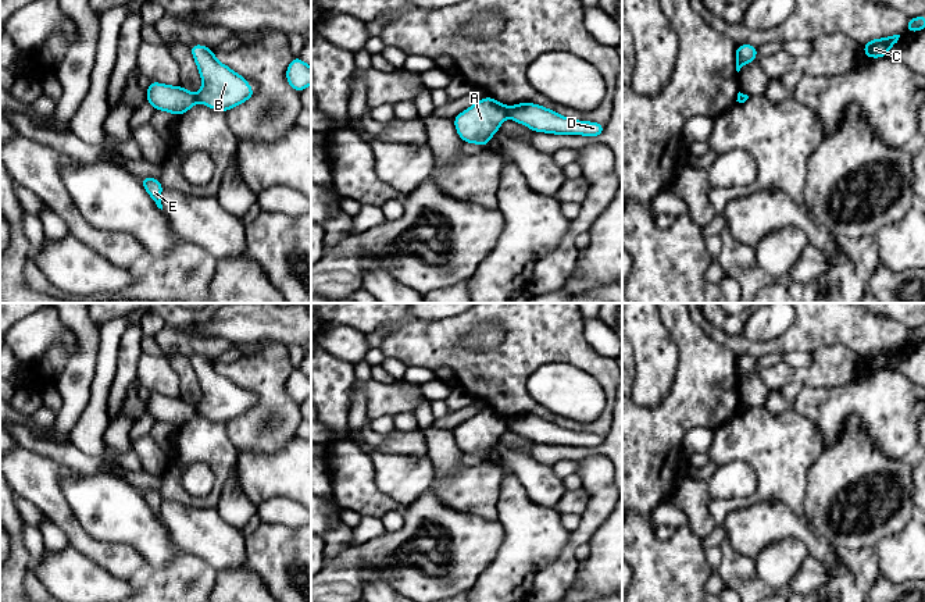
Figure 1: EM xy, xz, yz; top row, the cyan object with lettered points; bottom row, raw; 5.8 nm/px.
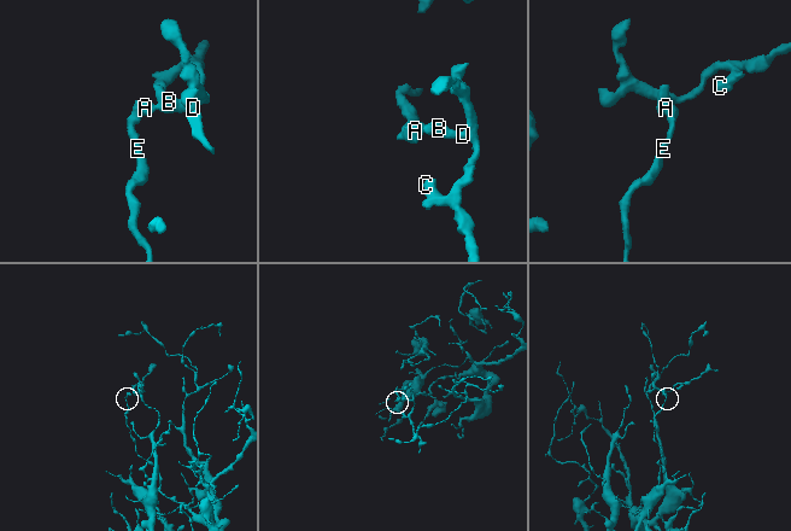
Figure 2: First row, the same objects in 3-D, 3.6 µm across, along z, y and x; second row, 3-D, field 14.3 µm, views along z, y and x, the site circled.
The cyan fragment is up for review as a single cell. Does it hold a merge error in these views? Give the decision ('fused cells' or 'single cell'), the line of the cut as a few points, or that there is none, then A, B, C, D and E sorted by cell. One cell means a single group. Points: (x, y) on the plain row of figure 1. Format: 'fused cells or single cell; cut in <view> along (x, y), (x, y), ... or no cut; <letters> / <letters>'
fused cells; cut in xz along (507, 419), (509, 427); A E / B C D

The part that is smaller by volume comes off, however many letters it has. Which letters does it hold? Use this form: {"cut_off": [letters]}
{"cut_off": ["B", "C", "D"]}

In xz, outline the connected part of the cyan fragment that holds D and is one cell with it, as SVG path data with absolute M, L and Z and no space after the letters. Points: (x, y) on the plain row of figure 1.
M519 414L508 418L508 428L533 444L547 444L557 446L585 446L596 449L606 437L589 432L575 432L560 427L550 420L533 414Z

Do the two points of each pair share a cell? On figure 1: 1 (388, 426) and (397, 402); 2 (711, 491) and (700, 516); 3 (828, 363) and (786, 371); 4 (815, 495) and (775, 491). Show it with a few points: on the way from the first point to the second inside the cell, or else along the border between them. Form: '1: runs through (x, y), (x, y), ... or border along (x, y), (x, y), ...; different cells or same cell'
1: border along (392, 416), (379, 416), (371, 420); different cells
2: runs through (706, 497), (700, 502), (700, 510); same cell
3: runs through (818, 373), (796, 374); same cell
4: border along (814, 463), (807, 474), (804, 513), (800, 517); different cells

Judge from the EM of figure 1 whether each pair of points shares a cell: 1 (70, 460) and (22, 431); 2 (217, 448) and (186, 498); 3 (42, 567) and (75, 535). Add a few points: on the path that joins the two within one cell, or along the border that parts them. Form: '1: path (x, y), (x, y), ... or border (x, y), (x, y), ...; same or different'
1: path (59, 452), (42, 448), (34, 442); same
2: path (218, 466), (217, 490), (204, 501); same
3: border (70, 544), (97, 563); different

